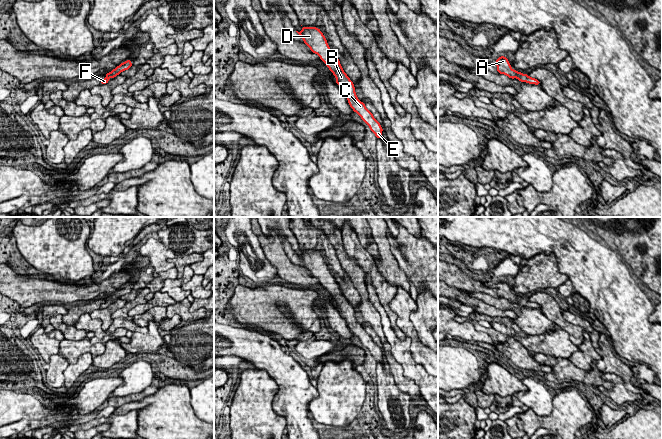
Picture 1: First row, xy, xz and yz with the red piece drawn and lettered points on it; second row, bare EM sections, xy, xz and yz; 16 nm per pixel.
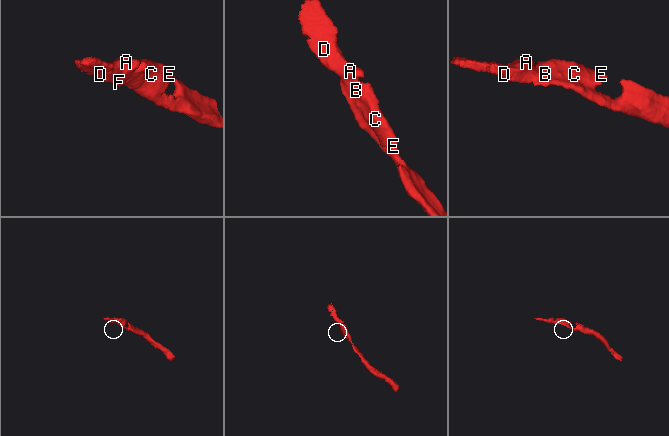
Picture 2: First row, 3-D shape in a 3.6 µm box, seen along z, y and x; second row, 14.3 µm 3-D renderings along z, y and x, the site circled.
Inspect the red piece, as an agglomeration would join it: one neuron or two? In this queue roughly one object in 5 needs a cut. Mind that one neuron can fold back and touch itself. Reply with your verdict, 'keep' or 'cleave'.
keep

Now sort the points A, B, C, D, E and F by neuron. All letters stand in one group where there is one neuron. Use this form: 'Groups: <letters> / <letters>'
Groups: A B C D E F

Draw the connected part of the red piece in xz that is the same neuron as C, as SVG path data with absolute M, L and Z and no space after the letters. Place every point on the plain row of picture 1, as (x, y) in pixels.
M302 250L302 255L296 256L310 274L320 281L329 292L330 296L336 301L336 307L340 310L341 317L346 320L348 328L353 335L358 337L363 346L369 349L369 353L375 358L377 363L382 362L383 352L373 341L373 338L366 332L365 328L357 322L353 306L344 296L339 283L330 273L327 264L320 253Z

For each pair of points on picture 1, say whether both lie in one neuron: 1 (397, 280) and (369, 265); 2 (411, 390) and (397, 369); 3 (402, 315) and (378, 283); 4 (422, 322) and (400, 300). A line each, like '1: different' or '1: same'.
1: different
2: same
3: different
4: different

